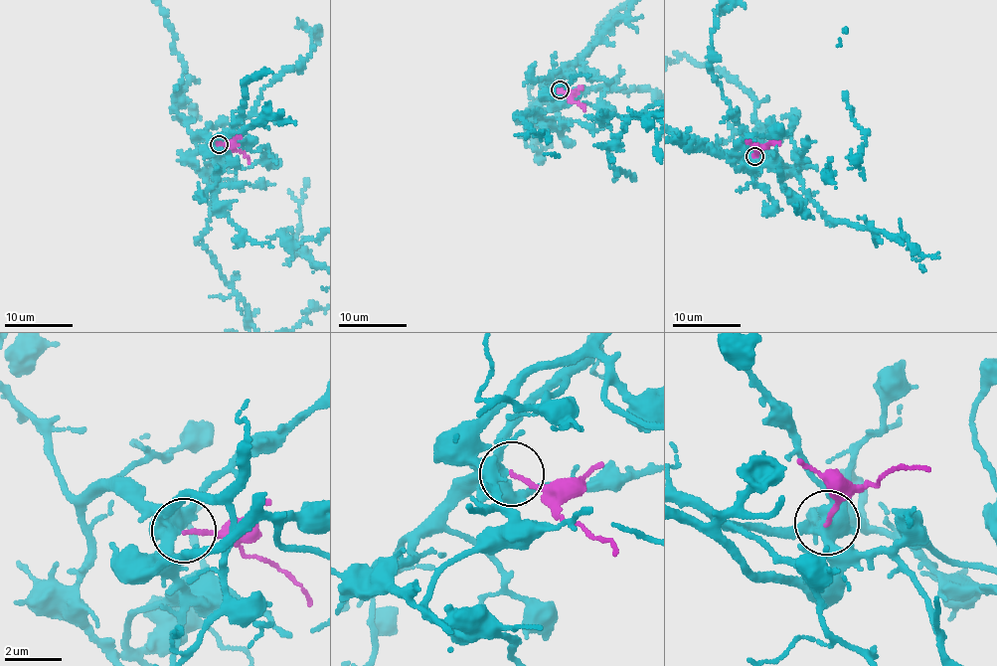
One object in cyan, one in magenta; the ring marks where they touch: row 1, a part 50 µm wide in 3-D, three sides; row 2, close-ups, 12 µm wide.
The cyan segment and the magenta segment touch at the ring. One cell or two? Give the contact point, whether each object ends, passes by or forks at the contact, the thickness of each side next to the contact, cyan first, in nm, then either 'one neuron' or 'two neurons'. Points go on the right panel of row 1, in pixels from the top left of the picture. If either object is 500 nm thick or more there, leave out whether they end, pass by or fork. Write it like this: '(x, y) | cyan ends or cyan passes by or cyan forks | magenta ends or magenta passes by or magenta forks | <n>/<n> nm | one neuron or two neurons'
(754, 156) | cyan forks | magenta ends | 420/160 nm | one neuron

